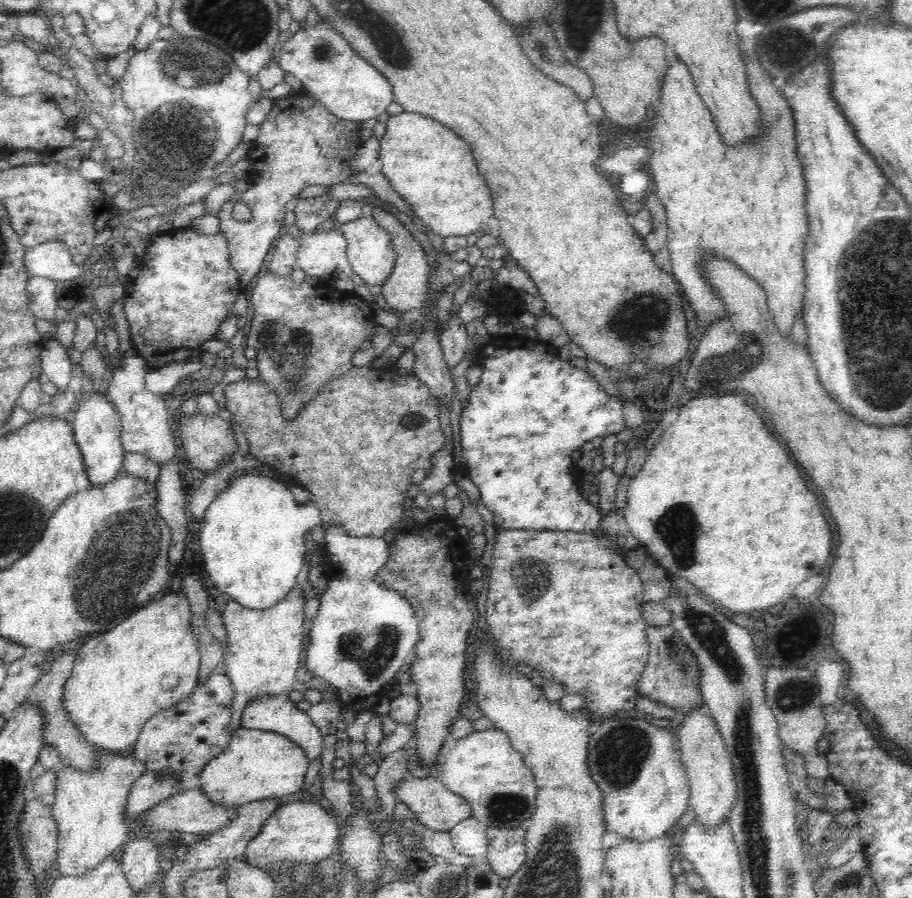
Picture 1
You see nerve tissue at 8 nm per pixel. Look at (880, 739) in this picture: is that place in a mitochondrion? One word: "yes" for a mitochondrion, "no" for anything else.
no

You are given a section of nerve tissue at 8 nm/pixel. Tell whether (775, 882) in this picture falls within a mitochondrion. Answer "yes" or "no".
yes

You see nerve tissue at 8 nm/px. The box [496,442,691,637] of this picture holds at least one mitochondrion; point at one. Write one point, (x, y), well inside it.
(533, 578)

